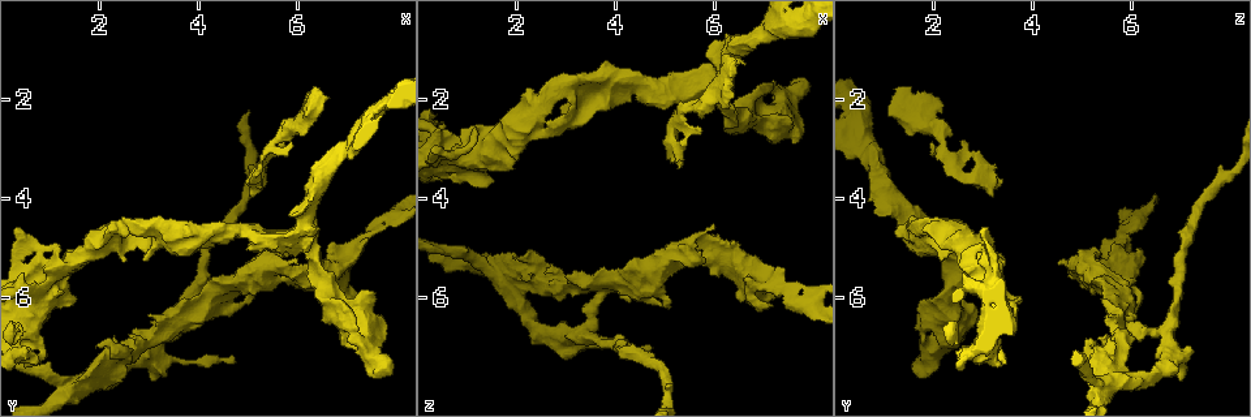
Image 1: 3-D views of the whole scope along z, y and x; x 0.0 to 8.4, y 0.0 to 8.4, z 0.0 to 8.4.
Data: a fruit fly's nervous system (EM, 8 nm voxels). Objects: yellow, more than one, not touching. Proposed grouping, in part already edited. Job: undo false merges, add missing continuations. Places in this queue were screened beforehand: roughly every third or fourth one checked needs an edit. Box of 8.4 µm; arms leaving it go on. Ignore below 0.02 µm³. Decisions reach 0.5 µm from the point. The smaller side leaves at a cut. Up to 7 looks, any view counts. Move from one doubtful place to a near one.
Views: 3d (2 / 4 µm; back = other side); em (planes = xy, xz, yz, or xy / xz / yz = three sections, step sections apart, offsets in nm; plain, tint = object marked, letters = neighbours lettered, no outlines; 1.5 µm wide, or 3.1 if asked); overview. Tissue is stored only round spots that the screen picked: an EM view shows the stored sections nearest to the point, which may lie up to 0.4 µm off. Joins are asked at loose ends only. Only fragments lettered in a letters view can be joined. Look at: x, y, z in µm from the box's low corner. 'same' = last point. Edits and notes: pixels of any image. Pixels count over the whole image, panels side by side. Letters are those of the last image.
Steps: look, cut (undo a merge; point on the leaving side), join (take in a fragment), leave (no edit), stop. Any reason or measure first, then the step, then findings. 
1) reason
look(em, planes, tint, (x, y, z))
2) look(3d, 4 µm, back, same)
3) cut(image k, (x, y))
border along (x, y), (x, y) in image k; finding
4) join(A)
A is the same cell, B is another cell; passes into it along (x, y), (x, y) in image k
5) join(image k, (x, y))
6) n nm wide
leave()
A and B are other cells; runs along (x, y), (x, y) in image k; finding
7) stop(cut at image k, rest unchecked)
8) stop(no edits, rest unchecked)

free end
look(em, planes, plain, (6.35, 1.80, 1.50))

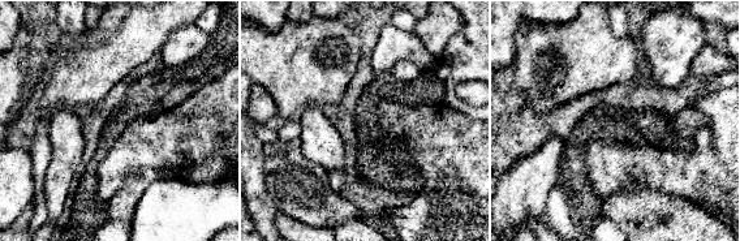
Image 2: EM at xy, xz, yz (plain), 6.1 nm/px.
see the neighbours
look(em, planes, letters, same)

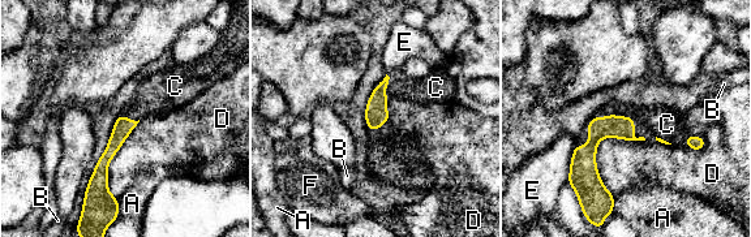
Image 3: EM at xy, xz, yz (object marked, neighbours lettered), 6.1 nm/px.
120 nm wide; D touches over 400 nm
join(C)
C is the same cell, A, B, D, E and F are other cells; the cell continues

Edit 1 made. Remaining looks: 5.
abrupt turn
look(em, planes, letters, (7.85, 4.35, 6.20))

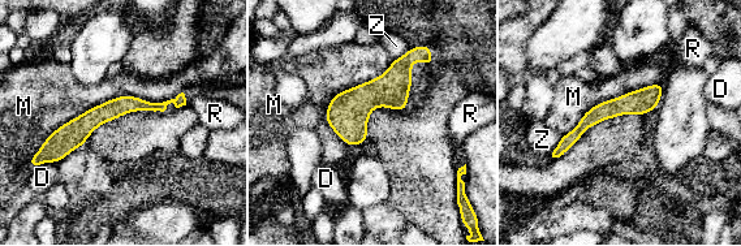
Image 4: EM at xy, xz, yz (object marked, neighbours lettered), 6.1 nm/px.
leave()
D, M, R and Z are other cells; border along (393, 60), (330, 100), (347, 145) in image 4; continuous, no second cell

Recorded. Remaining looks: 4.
tapers out
look(em, planes, letters, (5.20, 3.65, 3.35))

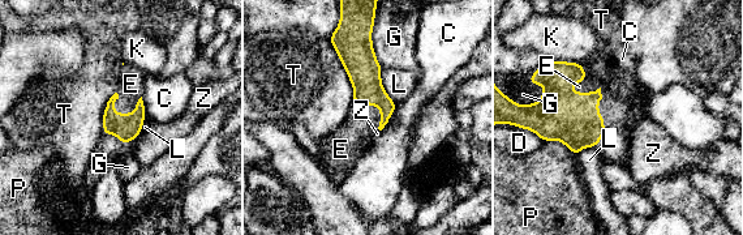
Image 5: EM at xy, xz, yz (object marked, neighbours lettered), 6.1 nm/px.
join(E)
E is the same cell, C, D, G, K, L, P, T and Z are other cells; the cell continues

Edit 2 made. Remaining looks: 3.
stop(join at image 3, join at image 5, rest unchecked)

